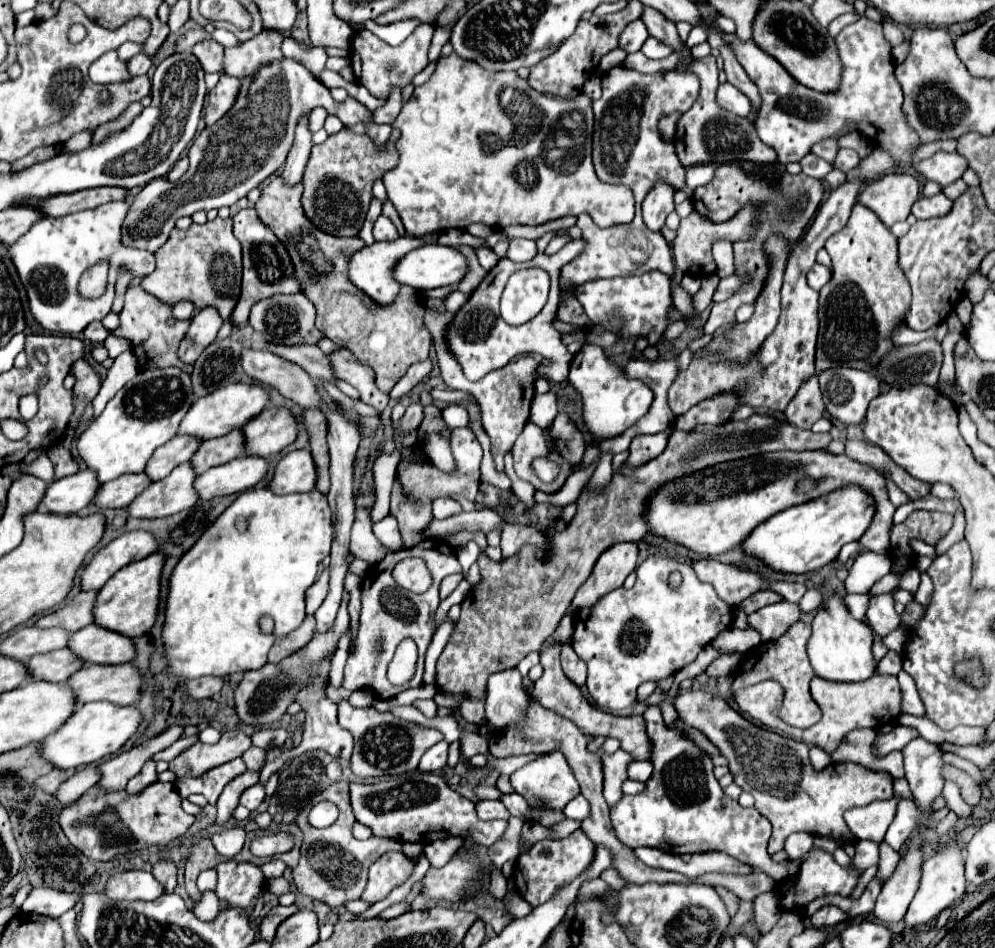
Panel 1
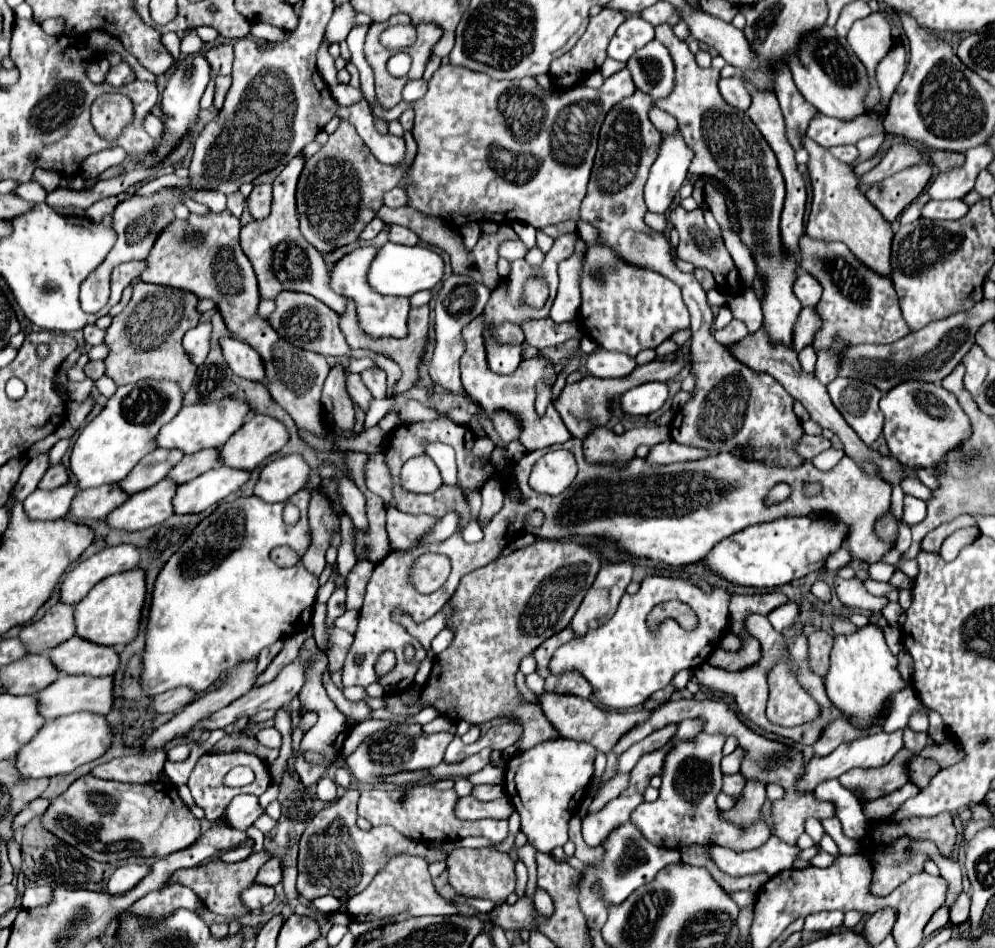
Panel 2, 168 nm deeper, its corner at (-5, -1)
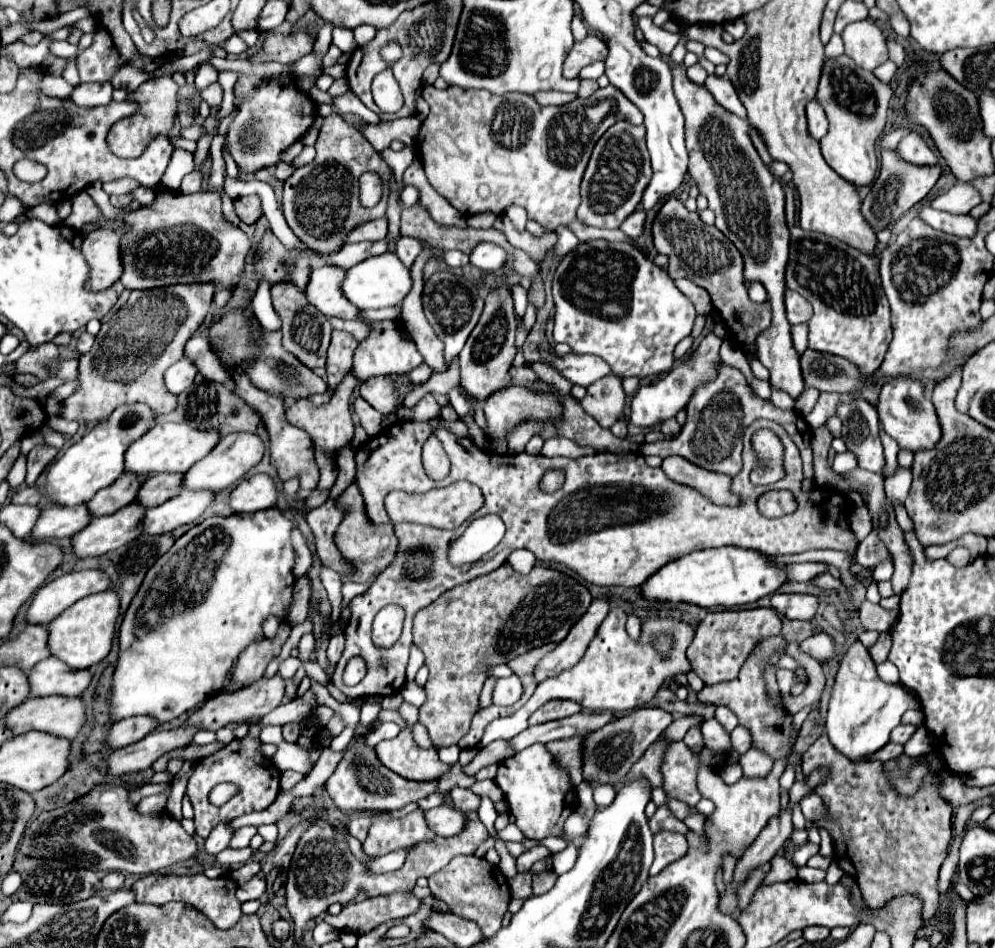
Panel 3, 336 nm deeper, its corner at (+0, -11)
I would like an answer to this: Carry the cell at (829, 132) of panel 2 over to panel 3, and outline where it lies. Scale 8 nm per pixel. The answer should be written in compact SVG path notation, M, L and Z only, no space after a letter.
M811 99L807 103L807 121L809 121L809 133L815 139L821 139L827 133L827 117L817 99Z

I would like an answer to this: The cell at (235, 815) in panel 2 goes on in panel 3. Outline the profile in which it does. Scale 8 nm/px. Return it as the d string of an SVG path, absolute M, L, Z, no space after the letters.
M219 823L219 825L211 831L211 835L205 839L203 853L207 853L207 855L215 857L219 851L227 849L231 835L233 835L233 831L229 829L229 823Z

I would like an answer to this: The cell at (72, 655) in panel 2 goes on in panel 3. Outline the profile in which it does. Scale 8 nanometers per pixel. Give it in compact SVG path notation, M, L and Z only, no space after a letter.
M49 657L45 661L39 661L39 665L31 669L27 679L31 687L31 697L77 697L87 689L91 673L87 669L67 669L67 665L63 665L59 659Z

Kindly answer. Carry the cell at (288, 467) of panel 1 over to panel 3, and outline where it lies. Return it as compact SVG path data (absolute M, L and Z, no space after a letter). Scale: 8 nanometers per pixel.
M253 475L243 479L229 497L229 507L233 513L255 513L273 507L277 501L277 489L271 477Z

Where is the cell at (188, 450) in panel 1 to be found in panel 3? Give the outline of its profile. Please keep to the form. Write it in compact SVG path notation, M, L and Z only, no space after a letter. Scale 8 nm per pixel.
M123 473L107 489L99 489L99 493L95 493L91 501L87 501L89 515L103 517L129 505L135 499L135 489L139 489L139 481L145 481L145 477L131 477L131 473Z

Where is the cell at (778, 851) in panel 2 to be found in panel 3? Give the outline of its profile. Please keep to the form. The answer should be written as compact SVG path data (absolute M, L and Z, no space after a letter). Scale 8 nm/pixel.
M807 841L805 845L801 845L801 847L795 849L795 853L793 853L793 865L803 867L803 865L809 861L809 857L813 857L813 855L817 855L817 853L819 853L819 845Z

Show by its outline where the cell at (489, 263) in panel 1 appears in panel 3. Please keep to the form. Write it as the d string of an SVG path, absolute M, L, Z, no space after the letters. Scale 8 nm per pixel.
M515 285L511 291L513 291L513 301L515 301L515 313L519 319L523 319L525 309L527 309L527 291L521 285Z

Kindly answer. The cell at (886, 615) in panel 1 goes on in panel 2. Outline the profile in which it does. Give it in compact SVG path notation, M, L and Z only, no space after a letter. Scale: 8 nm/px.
M836 577L834 581L834 587L836 587L836 593L840 597L840 601L844 603L846 609L850 611L858 611L858 609L870 609L872 613L882 613L882 609L888 605L888 599L886 597L876 597L872 593L866 591L866 587L862 585L862 581L858 579L840 579Z

